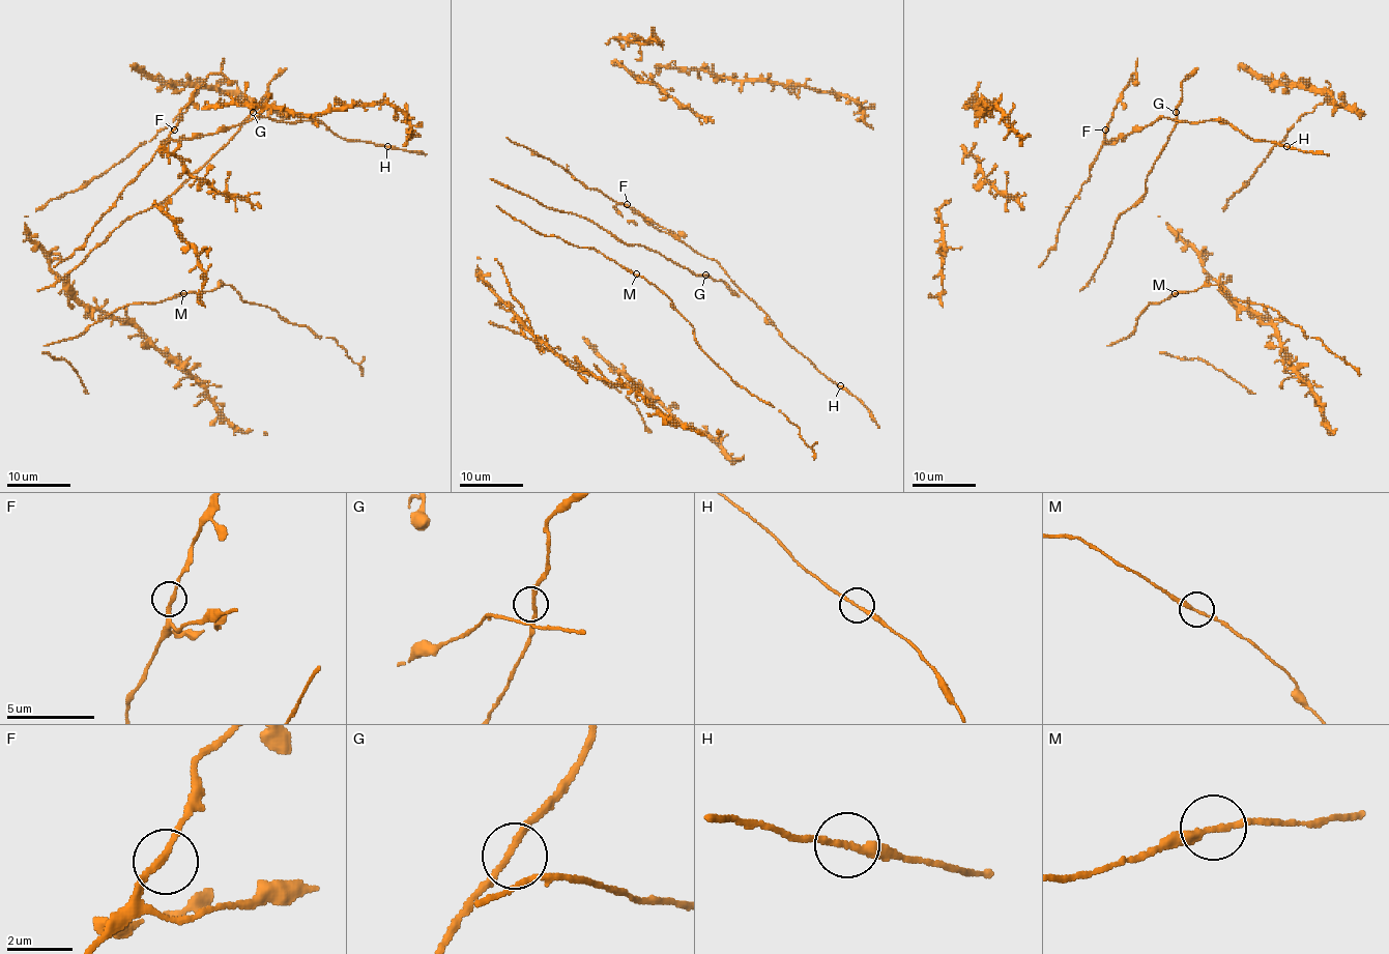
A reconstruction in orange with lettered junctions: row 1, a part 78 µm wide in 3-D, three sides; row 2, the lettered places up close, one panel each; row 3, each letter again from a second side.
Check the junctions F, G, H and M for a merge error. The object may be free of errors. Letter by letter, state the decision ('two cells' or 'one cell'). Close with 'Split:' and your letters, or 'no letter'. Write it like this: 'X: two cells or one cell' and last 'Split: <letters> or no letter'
F: one cell
G: one cell
H: one cell
M: one cell
Split: no letter

